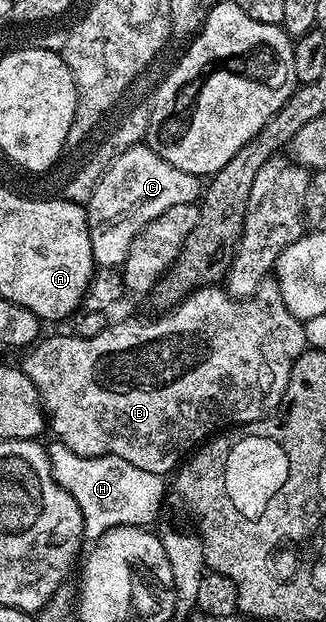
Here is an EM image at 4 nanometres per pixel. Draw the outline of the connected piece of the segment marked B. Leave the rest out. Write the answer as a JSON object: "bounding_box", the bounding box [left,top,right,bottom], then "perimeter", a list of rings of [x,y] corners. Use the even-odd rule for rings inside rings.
{"bounding_box":[21,278,308,474],"perimeter":[[[268,278],[261,282],[261,286],[255,291],[253,296],[243,299],[236,298],[230,292],[219,286],[209,288],[196,288],[191,295],[186,296],[176,308],[164,311],[159,314],[156,320],[123,320],[120,324],[115,322],[108,323],[105,330],[101,330],[101,334],[93,334],[93,338],[81,338],[78,334],[70,334],[71,336],[51,336],[40,339],[26,353],[27,356],[21,361],[23,372],[29,378],[29,382],[33,382],[33,386],[37,390],[40,402],[43,403],[46,423],[49,425],[49,432],[55,435],[54,439],[60,444],[69,446],[69,450],[73,450],[79,456],[116,456],[117,458],[125,458],[125,462],[133,462],[133,466],[137,466],[141,470],[149,470],[150,472],[158,472],[160,474],[171,474],[176,471],[184,463],[188,454],[194,453],[212,434],[218,433],[220,430],[230,429],[232,426],[240,424],[252,424],[263,419],[264,416],[276,411],[279,404],[283,401],[285,390],[289,386],[289,374],[293,370],[293,362],[297,362],[297,358],[302,352],[308,351],[307,339],[305,338],[305,330],[303,329],[303,321],[298,320],[293,314],[289,314],[289,310],[285,306],[285,302],[281,298],[281,290],[275,279]],[[203,322],[211,322],[215,324],[215,332],[219,334],[227,334],[233,336],[233,352],[235,352],[235,360],[233,364],[221,366],[227,368],[227,372],[195,372],[187,378],[183,378],[181,382],[177,382],[171,388],[159,390],[159,392],[145,392],[145,376],[151,376],[151,368],[133,368],[133,346],[137,344],[145,344],[151,338],[159,338],[165,334],[173,334],[173,332],[183,332],[183,330],[193,330],[199,328]]]}

